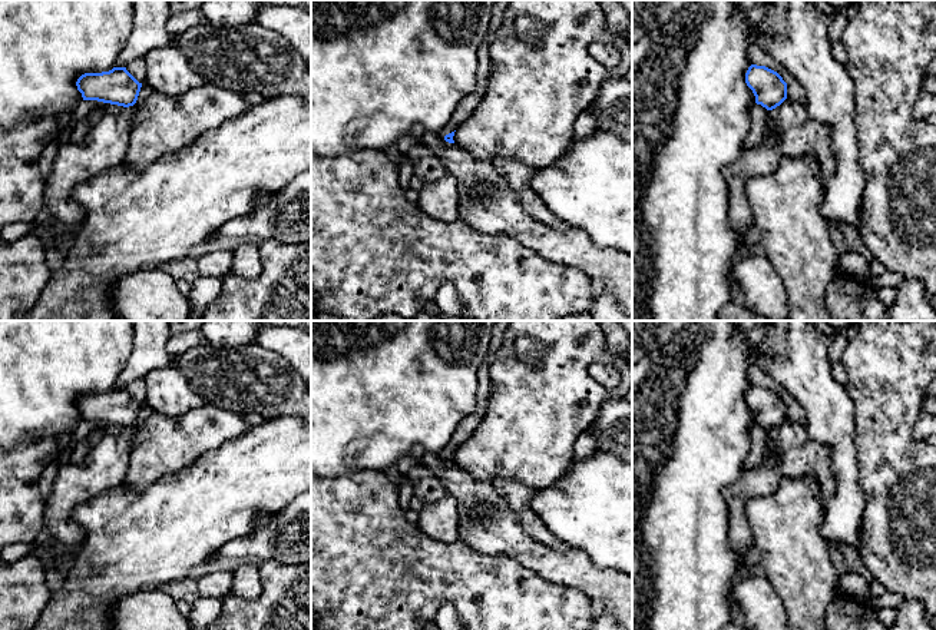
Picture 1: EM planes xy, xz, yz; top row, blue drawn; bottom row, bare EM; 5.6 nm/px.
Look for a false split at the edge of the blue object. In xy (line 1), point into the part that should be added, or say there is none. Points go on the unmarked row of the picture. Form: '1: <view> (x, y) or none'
1: none

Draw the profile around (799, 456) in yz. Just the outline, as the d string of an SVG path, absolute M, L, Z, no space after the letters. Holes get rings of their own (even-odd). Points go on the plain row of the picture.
M788 420L771 431L771 438L781 477L813 475L821 488L821 500L824 503L830 501L836 494L830 447L813 441L806 425L790 422Z

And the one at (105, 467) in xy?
M143 404L133 427L108 424L80 462L60 465L54 483L44 493L43 528L37 543L83 543L85 530L73 520L73 510L125 481L136 425L151 414L151 407Z

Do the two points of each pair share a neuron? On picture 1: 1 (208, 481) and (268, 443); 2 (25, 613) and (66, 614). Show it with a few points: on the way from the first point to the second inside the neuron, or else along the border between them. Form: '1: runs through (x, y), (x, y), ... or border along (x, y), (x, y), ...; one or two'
1: runs through (222, 481), (230, 481), (254, 457); one
2: border along (53, 592), (39, 614); two

